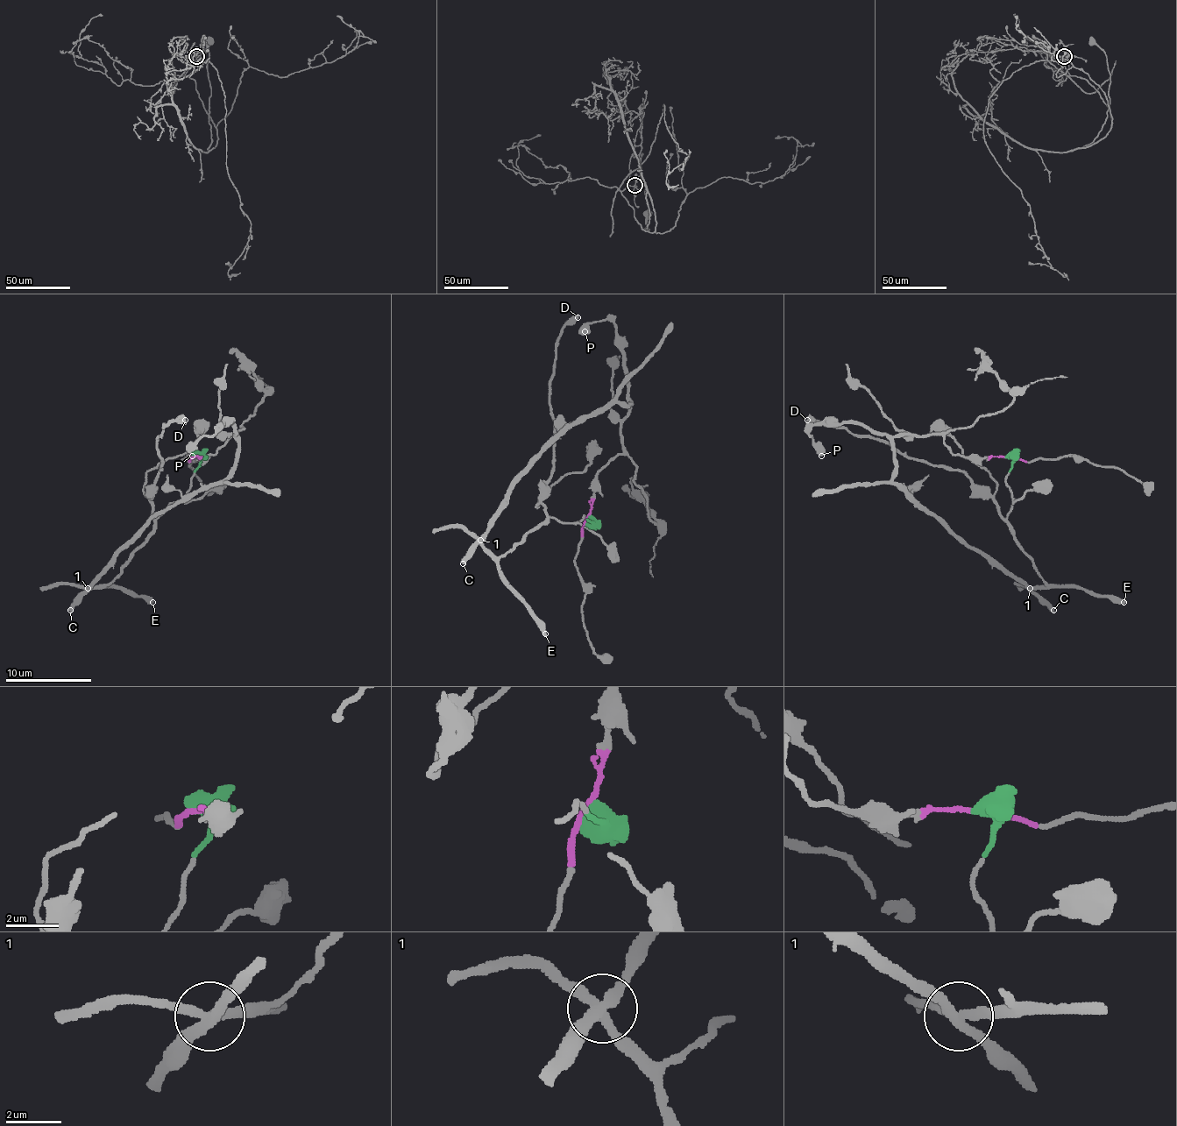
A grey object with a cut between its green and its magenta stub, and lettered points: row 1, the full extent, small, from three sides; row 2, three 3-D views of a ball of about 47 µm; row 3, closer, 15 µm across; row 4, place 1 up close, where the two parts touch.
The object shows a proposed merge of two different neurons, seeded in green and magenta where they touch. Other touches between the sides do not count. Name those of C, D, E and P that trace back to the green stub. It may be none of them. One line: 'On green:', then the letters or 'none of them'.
On green: D, E

